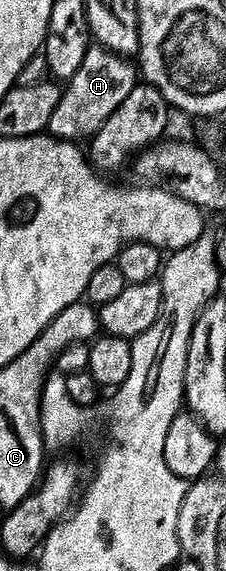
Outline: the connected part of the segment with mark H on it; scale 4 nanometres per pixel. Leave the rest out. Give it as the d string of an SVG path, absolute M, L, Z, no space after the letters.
M90 44L83 56L83 64L79 64L75 76L64 83L59 104L55 104L55 112L51 112L48 133L54 138L88 139L97 133L107 116L111 116L111 112L123 104L123 99L131 93L131 88L137 85L139 70L128 57L112 54L105 46Z

